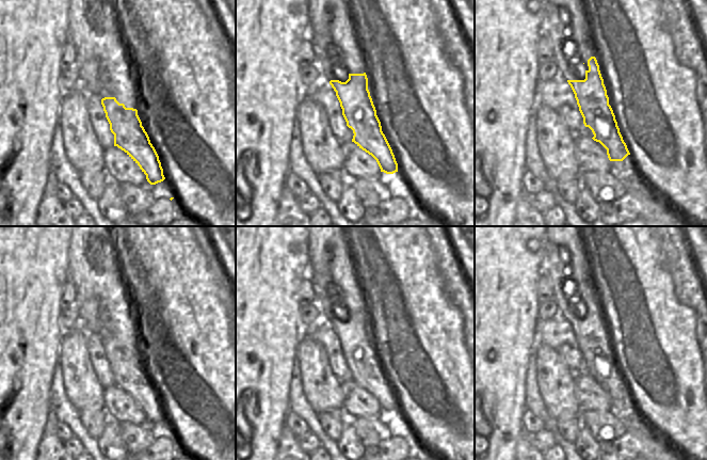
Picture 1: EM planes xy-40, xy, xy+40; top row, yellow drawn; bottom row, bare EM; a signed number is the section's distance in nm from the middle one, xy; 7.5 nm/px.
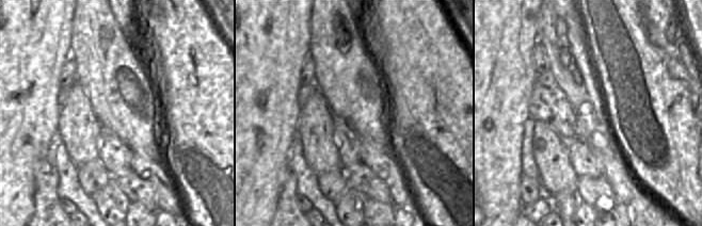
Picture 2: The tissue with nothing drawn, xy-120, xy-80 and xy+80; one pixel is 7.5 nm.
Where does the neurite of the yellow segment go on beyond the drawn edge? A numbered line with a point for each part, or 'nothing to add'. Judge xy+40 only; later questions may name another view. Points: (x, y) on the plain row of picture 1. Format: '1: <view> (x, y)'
1: xy+40 (556, 266)

